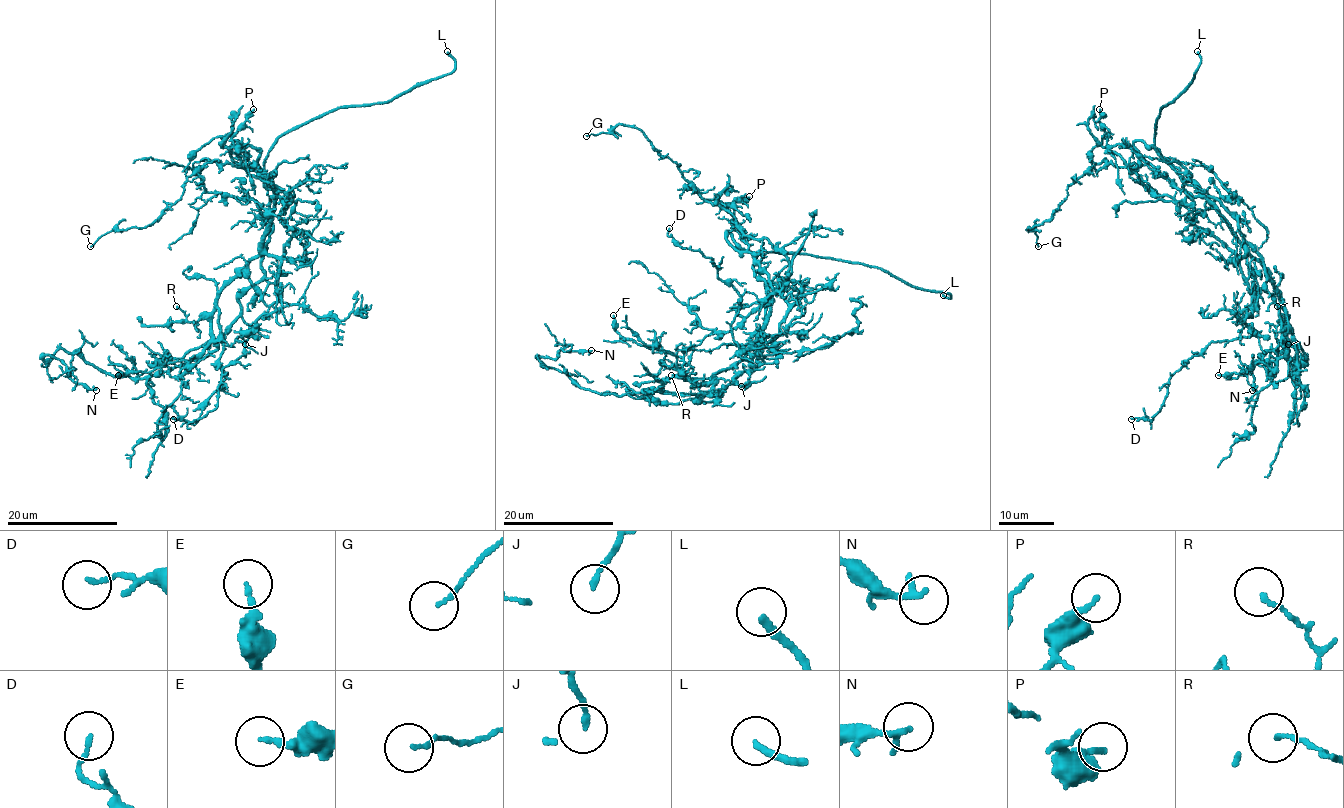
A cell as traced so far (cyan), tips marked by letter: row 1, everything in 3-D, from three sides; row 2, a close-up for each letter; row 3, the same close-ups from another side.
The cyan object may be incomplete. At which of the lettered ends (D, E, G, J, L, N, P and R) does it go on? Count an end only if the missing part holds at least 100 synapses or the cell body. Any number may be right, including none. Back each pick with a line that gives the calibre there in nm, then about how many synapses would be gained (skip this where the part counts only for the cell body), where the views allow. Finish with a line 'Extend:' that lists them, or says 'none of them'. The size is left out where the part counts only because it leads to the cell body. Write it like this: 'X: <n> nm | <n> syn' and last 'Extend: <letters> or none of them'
L: 240 nm
Extend: L

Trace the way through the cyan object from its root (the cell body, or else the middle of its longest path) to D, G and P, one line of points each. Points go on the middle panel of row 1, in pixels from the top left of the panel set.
D: (754, 344), (775, 336), (777, 349), (768, 335), (739, 349), (731, 328), (738, 292), (669, 228)
G: (754, 344), (772, 286), (732, 228), (735, 217), (707, 202), (638, 129), (616, 124), (586, 136)
P: (754, 344), (767, 319), (772, 286), (749, 245), (734, 228), (734, 209), (727, 205), (749, 196)

